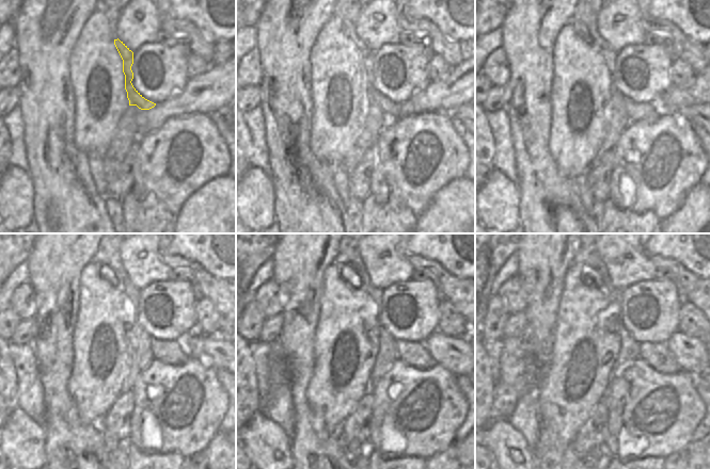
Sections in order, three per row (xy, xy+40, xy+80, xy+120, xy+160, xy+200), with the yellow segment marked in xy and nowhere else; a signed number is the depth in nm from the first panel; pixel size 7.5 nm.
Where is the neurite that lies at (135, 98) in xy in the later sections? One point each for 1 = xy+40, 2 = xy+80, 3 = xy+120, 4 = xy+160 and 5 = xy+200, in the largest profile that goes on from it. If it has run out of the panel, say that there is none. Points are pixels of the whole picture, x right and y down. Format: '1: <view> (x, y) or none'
1: xy+40 (389, 108)
2: xy+80 (645, 112)
3: xy+120 (170, 352)
4: xy+160 (414, 354)
5: xy+200 (657, 355)

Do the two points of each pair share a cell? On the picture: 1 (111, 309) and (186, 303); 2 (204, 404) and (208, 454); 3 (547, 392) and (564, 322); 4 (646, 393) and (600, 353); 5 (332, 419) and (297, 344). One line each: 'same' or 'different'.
1: different
2: different
3: same
4: different
5: different

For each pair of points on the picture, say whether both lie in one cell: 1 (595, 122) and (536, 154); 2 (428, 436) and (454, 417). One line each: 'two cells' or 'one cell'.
1: two cells
2: one cell

